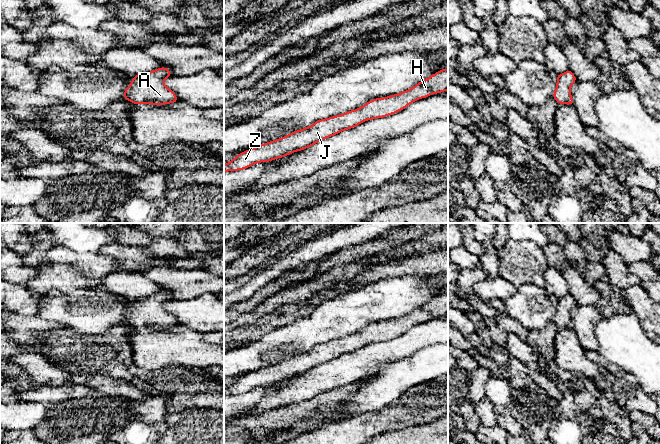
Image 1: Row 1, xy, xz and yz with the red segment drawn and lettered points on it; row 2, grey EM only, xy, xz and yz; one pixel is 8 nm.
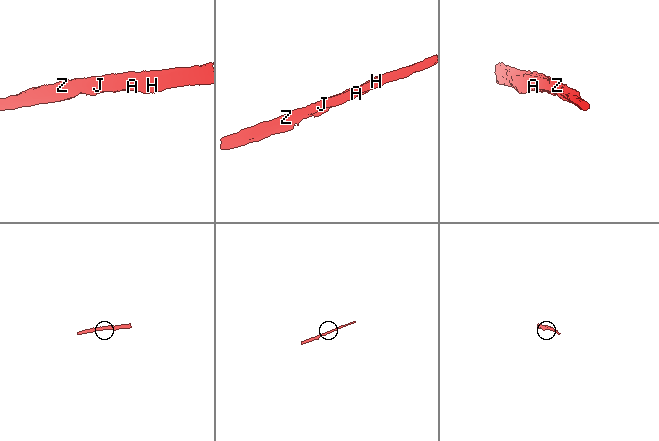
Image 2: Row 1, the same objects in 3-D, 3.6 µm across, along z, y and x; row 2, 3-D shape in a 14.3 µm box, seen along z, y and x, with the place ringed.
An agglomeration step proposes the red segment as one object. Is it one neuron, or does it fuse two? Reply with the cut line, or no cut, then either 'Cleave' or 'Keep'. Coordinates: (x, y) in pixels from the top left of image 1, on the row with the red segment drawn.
No split. Keep

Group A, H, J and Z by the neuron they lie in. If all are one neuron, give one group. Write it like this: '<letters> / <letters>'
A H J Z

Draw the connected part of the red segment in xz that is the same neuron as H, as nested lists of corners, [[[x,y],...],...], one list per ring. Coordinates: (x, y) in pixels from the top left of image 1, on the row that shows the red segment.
[[[448,68],[417,83],[411,89],[384,98],[370,100],[356,110],[321,119],[311,126],[296,130],[283,138],[275,139],[239,153],[224,165],[224,172],[246,169],[256,163],[275,160],[304,150],[344,130],[376,118],[395,114],[415,102],[448,90]]]

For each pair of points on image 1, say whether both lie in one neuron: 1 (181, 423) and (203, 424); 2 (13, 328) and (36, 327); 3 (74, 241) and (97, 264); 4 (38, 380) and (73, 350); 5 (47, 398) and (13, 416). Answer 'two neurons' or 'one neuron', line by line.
1: one neuron
2: one neuron
3: two neurons
4: two neurons
5: two neurons

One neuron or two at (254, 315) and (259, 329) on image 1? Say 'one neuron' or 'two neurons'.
two neurons

